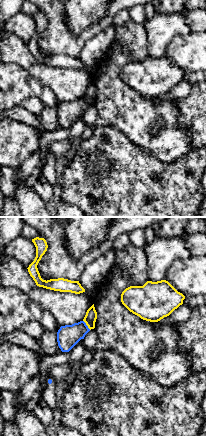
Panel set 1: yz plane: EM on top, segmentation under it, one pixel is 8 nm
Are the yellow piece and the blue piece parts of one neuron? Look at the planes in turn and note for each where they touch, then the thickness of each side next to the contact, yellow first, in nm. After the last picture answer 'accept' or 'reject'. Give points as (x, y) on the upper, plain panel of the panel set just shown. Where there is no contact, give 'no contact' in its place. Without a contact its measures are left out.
(86, 100) | 100/180 nm

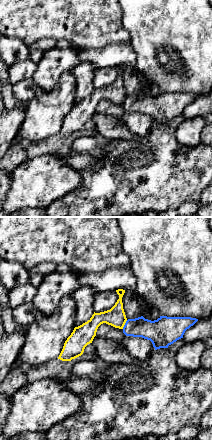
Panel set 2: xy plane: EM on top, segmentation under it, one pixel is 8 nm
(124, 100) | 150/160 nm

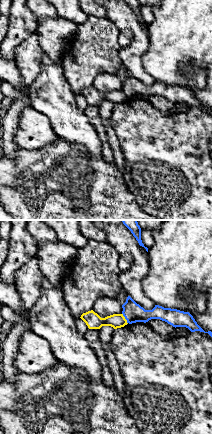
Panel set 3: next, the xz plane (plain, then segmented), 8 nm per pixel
(124, 94) | 120/160 nm

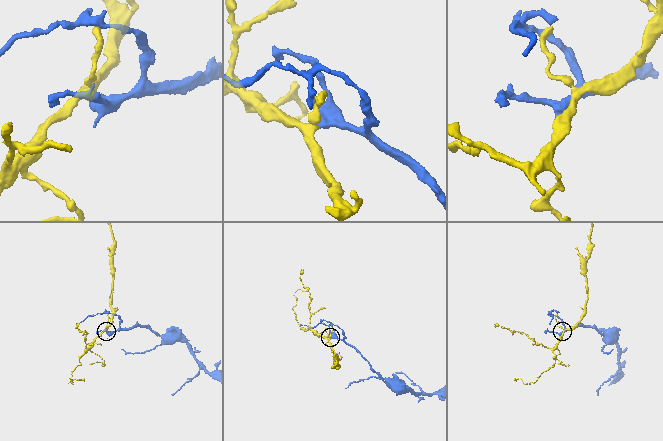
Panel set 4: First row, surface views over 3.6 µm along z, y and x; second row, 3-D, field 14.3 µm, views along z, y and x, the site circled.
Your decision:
reject

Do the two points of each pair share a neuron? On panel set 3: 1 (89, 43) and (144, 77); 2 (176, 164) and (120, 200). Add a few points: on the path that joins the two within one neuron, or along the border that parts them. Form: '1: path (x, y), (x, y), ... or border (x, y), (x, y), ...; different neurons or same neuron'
1: border (120, 47), (119, 54), (122, 63); different neurons
2: border (122, 174), (128, 191), (143, 209); different neurons

